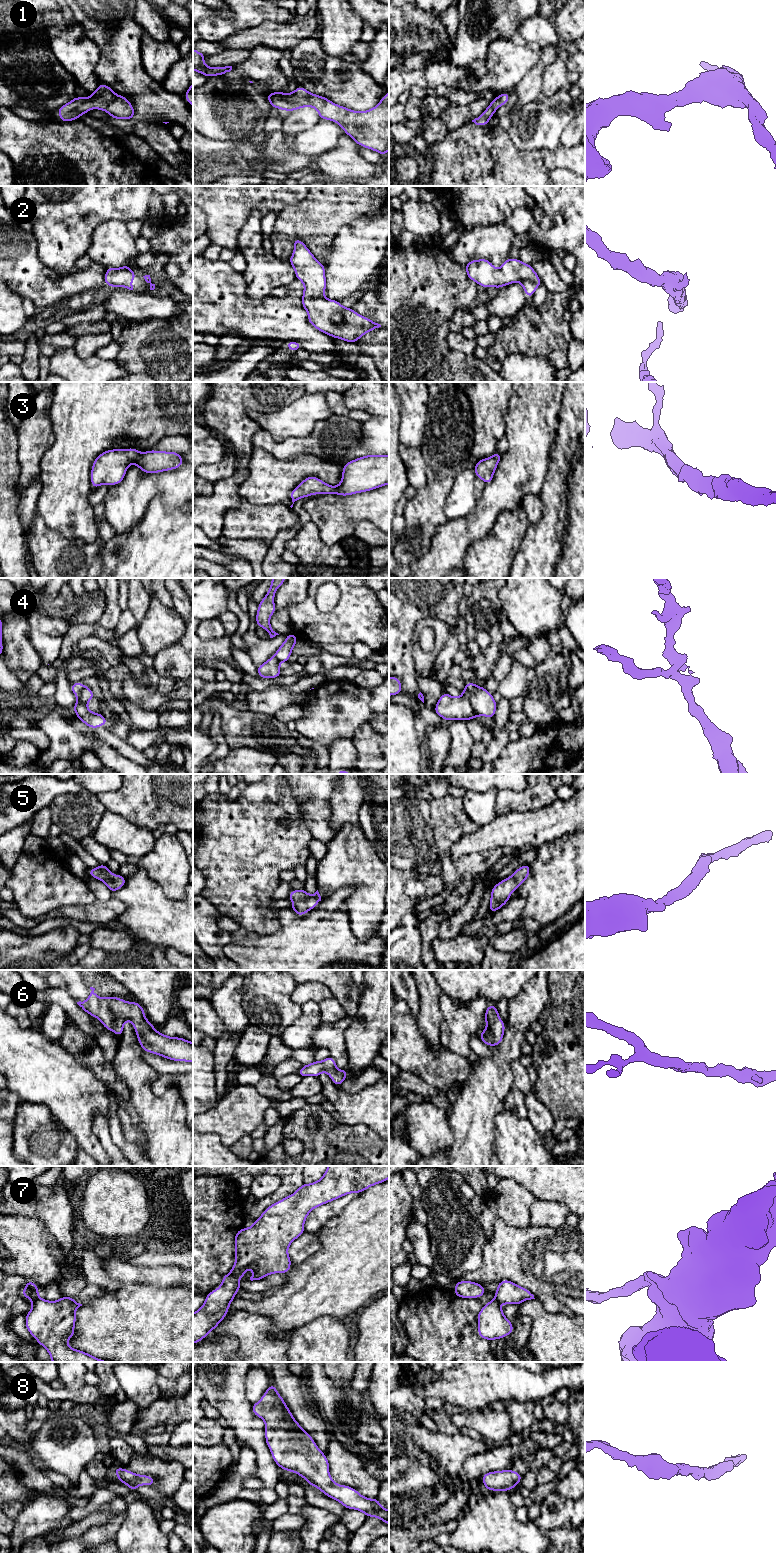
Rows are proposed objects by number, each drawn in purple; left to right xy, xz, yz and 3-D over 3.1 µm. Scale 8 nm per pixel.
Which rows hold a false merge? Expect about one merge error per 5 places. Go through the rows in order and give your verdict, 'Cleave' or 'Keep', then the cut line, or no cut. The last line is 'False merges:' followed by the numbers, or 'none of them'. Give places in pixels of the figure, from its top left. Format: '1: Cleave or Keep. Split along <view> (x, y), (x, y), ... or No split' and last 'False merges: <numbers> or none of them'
1: Keep. No split
2: Keep. No split
3: Keep. No split
4: Cleave. Split along yz (465, 686), (469, 692), (469, 702), (476, 716)
5: Keep. No split
6: Keep. No split
7: Cleave. Split along xz (229, 1273), (239, 1278)
8: Keep. No split
False merges: 4, 7

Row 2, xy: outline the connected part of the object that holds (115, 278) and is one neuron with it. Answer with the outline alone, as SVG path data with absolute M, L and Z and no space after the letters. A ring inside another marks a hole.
M123 265L121 268L109 267L104 275L104 282L113 288L125 287L133 290L132 281L136 277L129 265Z

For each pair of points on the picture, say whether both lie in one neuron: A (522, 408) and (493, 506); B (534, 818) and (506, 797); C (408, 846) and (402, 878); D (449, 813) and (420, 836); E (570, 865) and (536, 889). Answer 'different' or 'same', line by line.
A: same
B: different
C: different
D: same
E: same

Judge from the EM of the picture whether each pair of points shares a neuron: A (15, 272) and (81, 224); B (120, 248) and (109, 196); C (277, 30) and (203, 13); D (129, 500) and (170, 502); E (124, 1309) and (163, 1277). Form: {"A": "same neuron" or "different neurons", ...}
{"A": "different neurons", "B": "different neurons", "C": "different neurons", "D": "same neuron", "E": "different neurons"}

